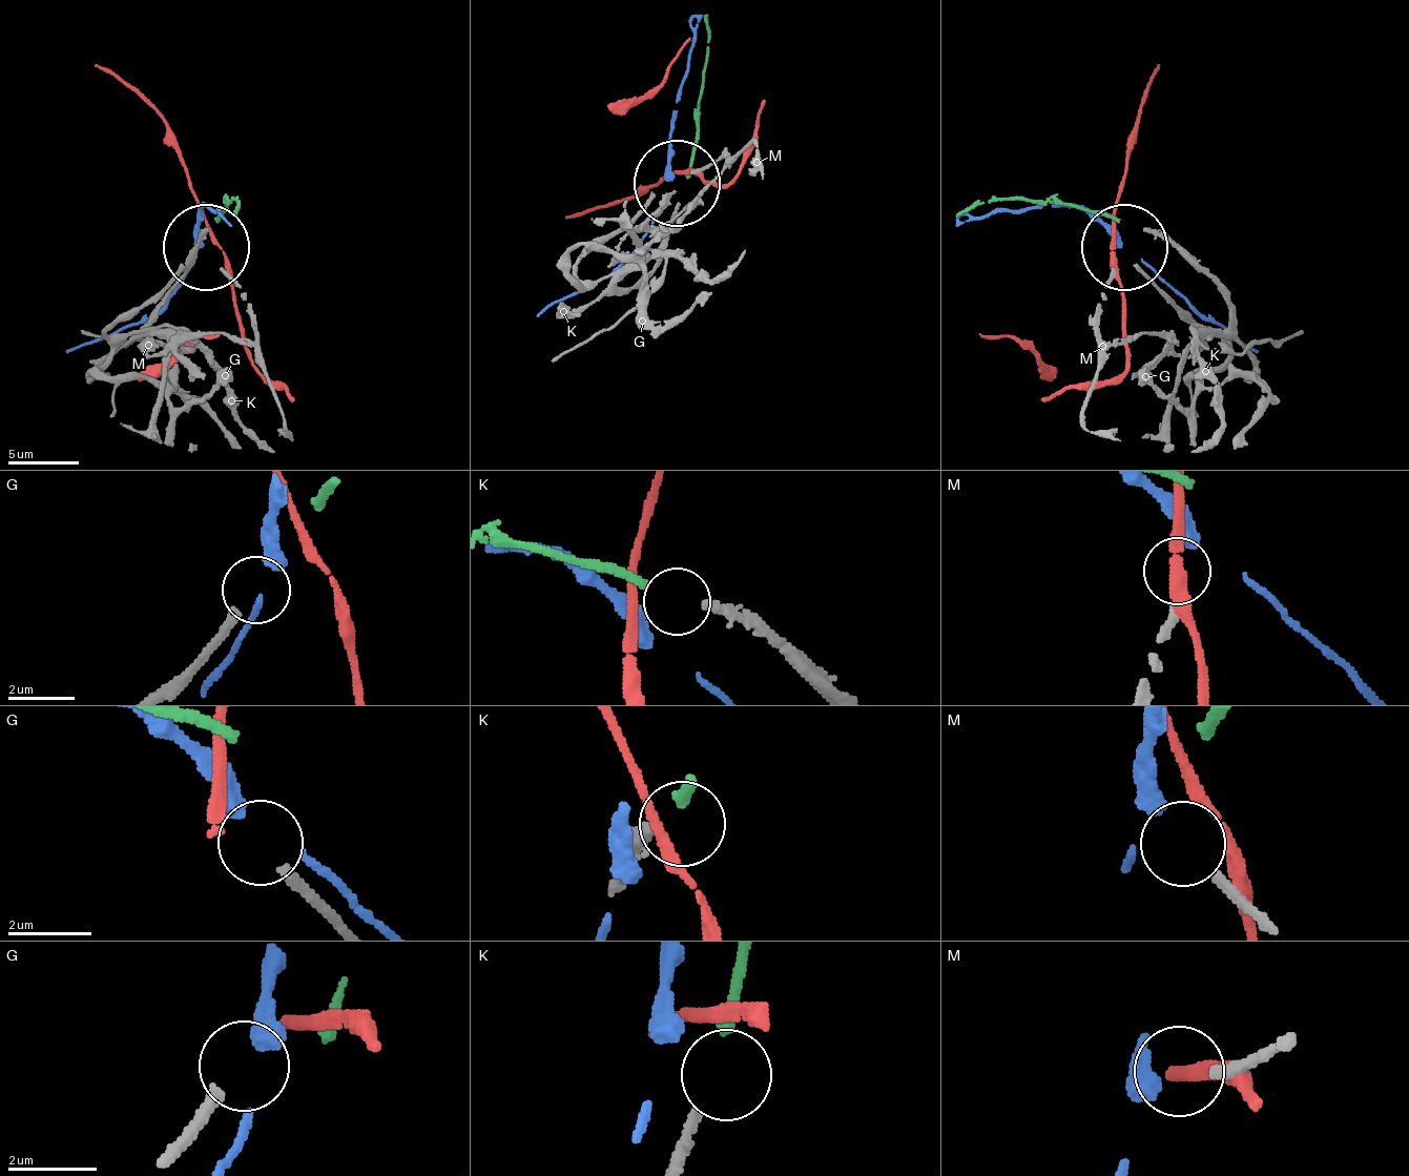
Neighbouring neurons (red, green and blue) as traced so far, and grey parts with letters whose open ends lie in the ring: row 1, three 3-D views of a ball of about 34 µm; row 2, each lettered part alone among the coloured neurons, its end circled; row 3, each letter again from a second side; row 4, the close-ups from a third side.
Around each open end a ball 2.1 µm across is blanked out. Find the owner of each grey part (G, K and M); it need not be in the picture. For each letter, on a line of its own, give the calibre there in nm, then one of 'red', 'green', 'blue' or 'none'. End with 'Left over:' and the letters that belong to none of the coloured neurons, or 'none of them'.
G: 280 nm | none
K: 240 nm | green
M: 240 nm | blue
Left over: G

